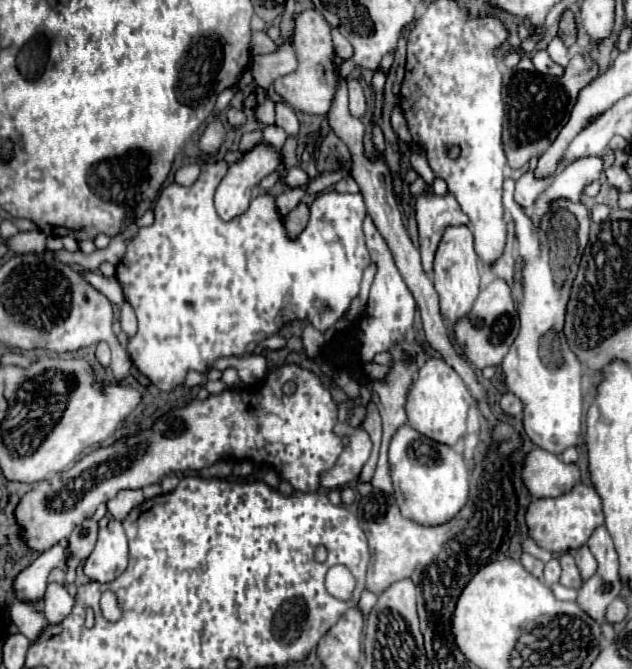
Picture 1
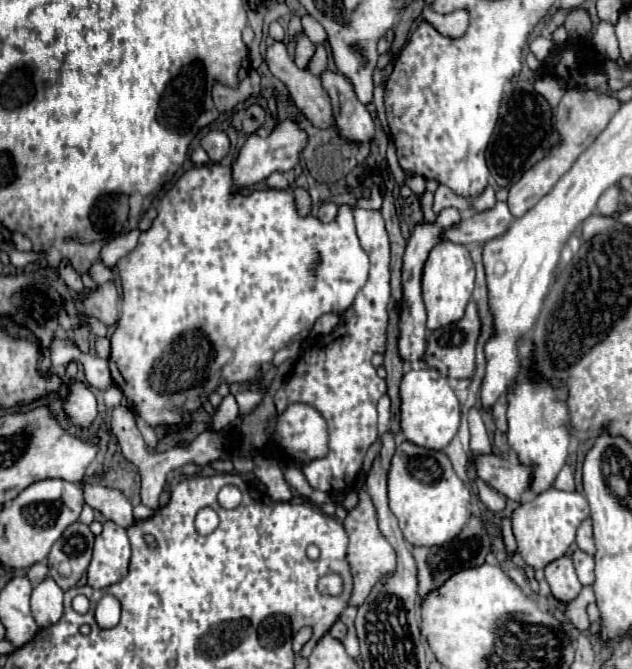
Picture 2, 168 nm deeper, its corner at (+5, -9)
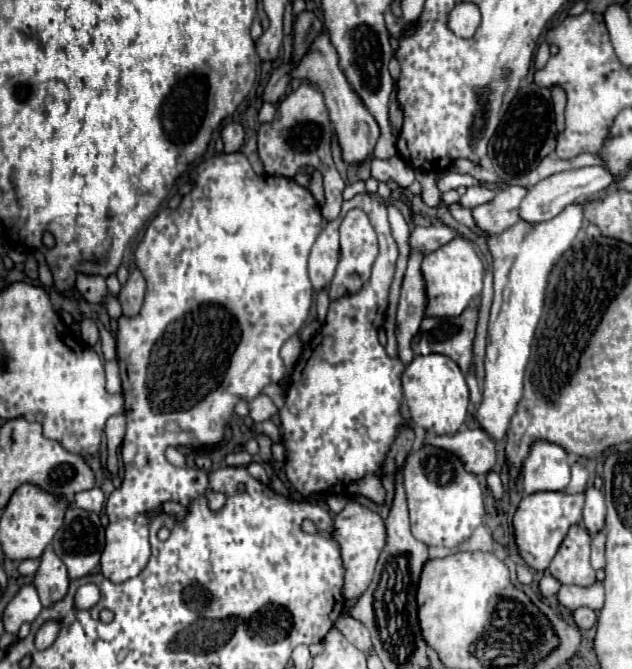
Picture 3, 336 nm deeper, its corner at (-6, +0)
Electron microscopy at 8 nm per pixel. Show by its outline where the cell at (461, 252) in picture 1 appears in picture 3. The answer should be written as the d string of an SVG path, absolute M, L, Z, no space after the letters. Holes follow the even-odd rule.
M454 238L452 242L444 244L440 250L426 254L422 262L422 276L426 280L428 292L428 316L460 316L462 310L482 292L482 278L484 266L478 254L474 252L472 242L466 238Z

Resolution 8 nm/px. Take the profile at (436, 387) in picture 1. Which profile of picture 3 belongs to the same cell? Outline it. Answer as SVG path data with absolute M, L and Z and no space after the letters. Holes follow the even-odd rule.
M428 354L428 356L416 356L404 370L402 374L402 388L404 388L404 398L408 404L408 412L412 418L414 426L422 426L428 432L434 434L456 434L458 428L462 426L466 412L468 412L468 386L464 382L464 376L454 360L442 354Z

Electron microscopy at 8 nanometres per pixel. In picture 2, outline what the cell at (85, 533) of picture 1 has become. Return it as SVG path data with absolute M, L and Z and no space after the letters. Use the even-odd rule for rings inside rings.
M71 523L63 531L61 539L57 539L57 543L51 547L51 551L47 555L49 575L57 581L57 585L63 591L77 585L77 581L81 579L81 575L89 567L91 549L93 549L93 533L83 523ZM61 563L69 563L69 567L71 567L69 577L63 577L59 573Z

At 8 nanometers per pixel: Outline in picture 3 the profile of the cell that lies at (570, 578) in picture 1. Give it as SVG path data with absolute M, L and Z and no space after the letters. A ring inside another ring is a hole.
M582 526L570 528L548 570L562 584L592 586L596 582L590 566L590 534Z

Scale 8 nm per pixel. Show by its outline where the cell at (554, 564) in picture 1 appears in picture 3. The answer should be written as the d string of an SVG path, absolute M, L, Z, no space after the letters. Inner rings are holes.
M544 576L544 578L540 580L540 592L542 592L544 598L554 596L554 594L560 590L560 586L562 586L562 584L560 584L556 578L552 578L552 576Z

